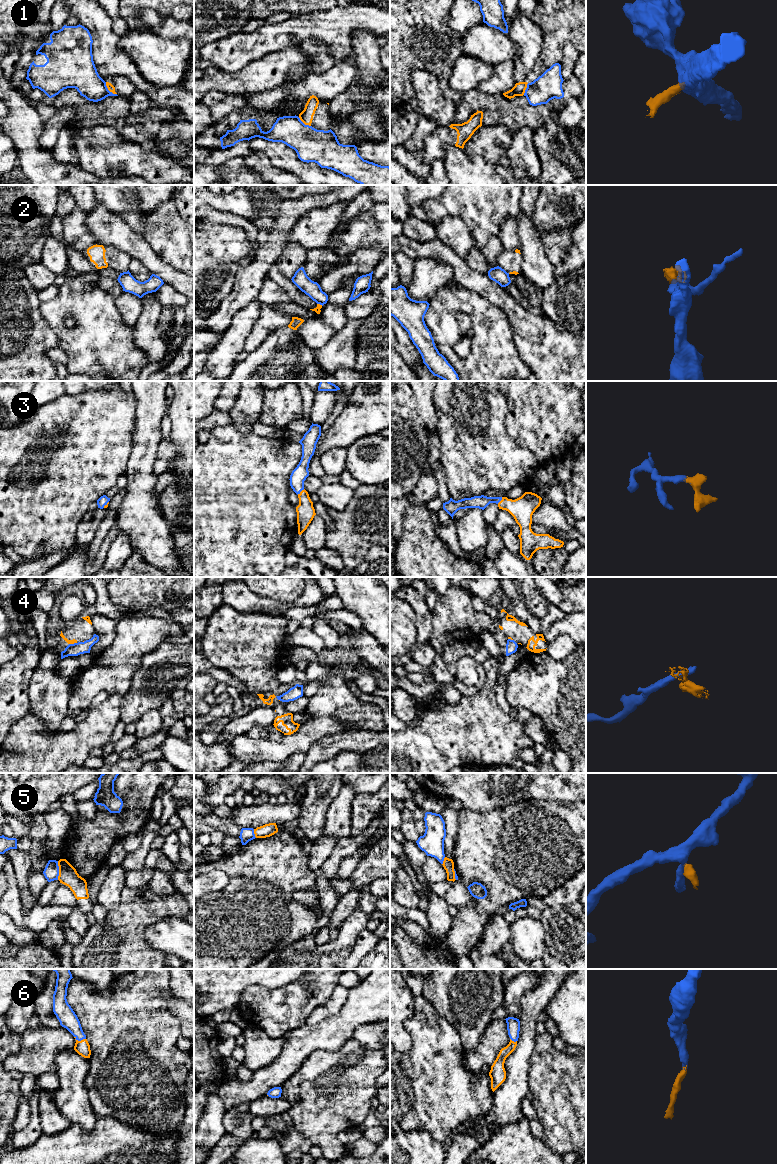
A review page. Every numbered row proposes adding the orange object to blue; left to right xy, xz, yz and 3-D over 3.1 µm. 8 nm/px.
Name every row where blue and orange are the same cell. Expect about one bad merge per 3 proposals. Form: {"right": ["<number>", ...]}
{"right": ["3", "6"]}

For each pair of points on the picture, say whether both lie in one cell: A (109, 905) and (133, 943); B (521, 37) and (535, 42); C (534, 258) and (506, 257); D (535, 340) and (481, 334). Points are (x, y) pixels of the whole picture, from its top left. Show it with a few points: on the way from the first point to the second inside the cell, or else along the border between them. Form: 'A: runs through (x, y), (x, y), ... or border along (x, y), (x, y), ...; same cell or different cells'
A: border along (123, 889), (120, 895), (120, 904), (108, 912); different cells
B: runs through (524, 37), (528, 37), (532, 41); same cell
C: border along (520, 254), (521, 272); different cells
D: border along (507, 316), (514, 344), (519, 356), (523, 360); different cells

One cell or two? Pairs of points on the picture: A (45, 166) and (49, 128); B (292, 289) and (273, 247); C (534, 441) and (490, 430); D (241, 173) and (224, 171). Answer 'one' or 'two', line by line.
A: two
B: two
C: two
D: one

